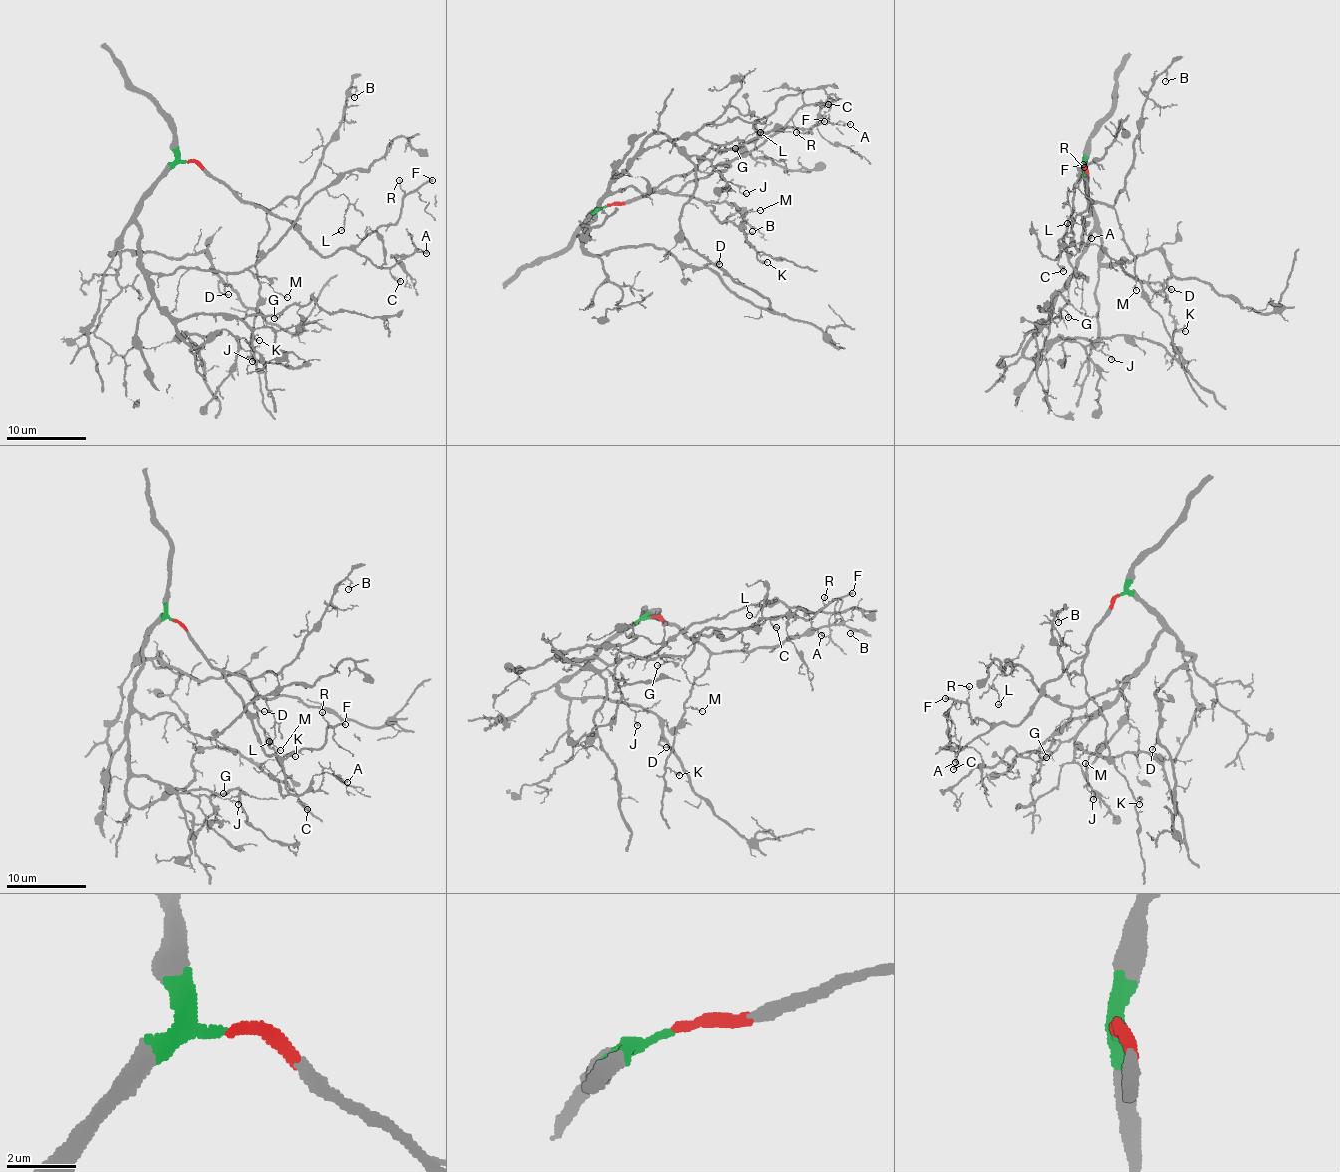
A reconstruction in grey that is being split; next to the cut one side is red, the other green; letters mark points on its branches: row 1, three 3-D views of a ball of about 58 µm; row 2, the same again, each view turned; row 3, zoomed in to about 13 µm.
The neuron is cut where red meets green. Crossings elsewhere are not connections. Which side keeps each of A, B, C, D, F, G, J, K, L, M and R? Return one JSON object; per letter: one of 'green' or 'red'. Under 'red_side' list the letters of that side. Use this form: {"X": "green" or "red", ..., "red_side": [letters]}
{"A": "red", "B": "red", "C": "red", "D": "green", "F": "red", "G": "green", "J": "green", "K": "red", "L": "green", "M": "red", "R": "red", "red_side": ["A", "B", "C", "F", "K", "M", "R"]}

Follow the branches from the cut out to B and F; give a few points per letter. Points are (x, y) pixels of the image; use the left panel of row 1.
B: (186, 161), (198, 162), (240, 197), (273, 210), (310, 181), (340, 123), (345, 94), (355, 88), (355, 98)
F: (186, 161), (198, 162), (236, 193), (290, 222), (324, 256), (395, 224), (405, 197), (432, 179)

